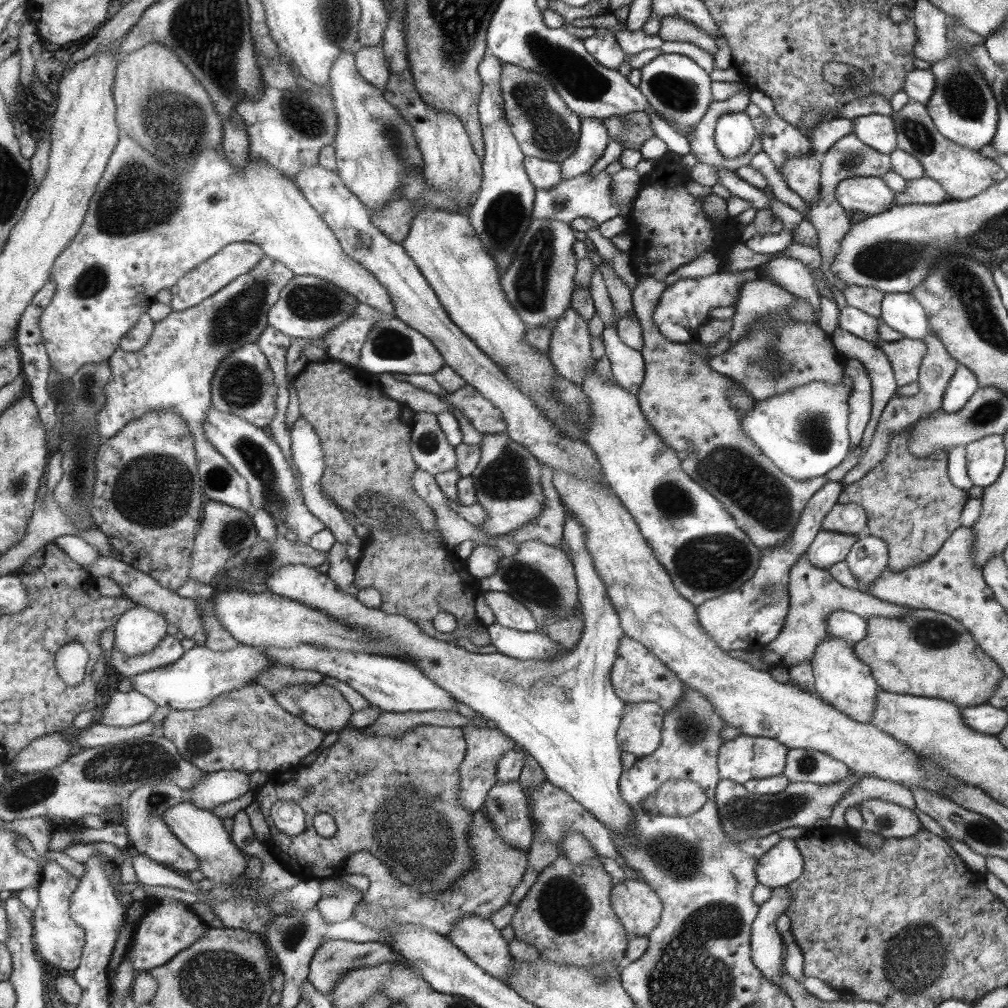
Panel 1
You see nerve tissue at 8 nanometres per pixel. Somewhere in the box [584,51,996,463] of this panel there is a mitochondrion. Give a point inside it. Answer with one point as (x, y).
(964, 97)

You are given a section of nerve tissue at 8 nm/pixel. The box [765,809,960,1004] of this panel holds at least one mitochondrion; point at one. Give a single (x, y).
(915, 959)

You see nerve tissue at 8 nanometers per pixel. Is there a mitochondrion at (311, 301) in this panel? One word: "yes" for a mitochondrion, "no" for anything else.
yes

